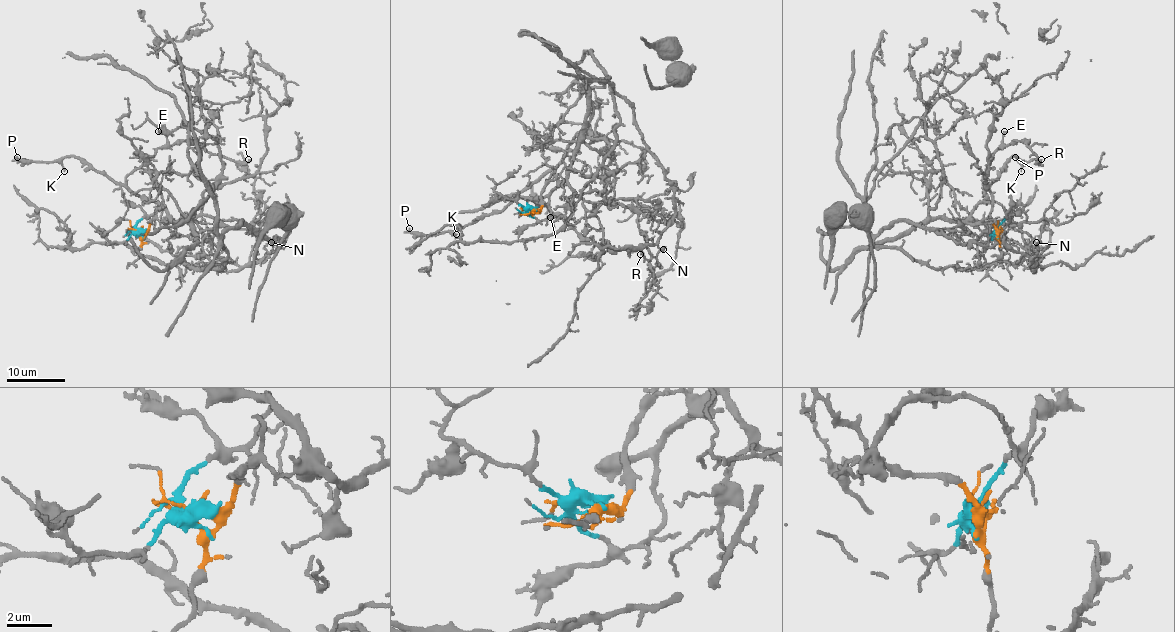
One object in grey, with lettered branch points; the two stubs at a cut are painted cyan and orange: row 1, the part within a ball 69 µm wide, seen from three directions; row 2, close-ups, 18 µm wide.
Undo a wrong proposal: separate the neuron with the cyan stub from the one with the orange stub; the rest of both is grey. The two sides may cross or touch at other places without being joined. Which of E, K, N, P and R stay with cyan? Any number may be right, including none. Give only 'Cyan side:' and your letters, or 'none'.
Cyan side: E, K, P, R

